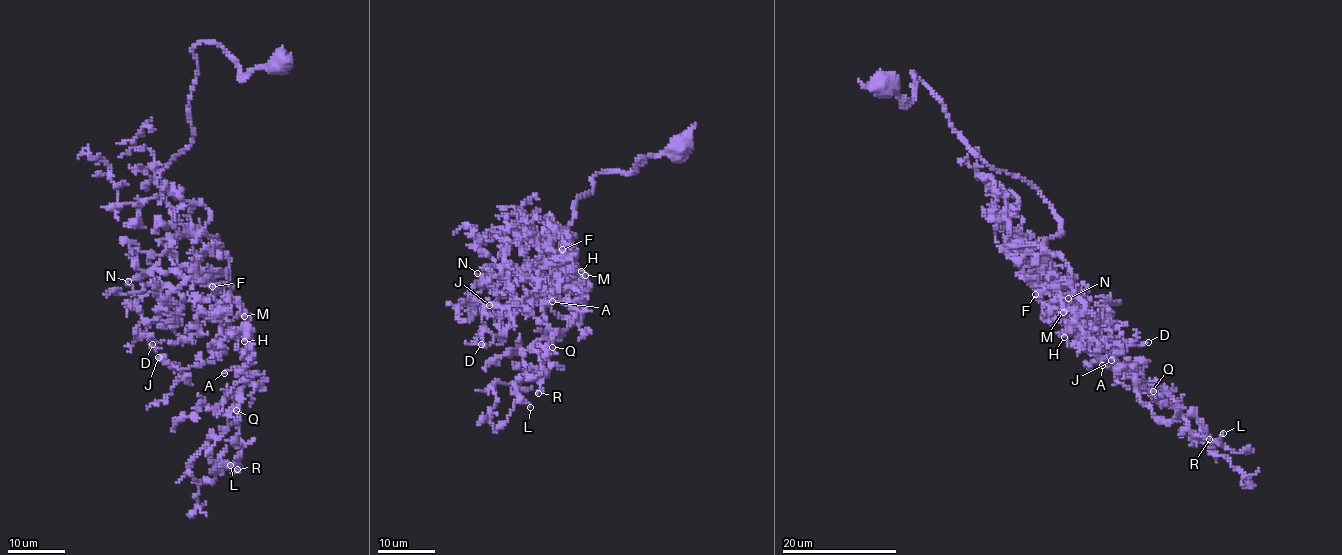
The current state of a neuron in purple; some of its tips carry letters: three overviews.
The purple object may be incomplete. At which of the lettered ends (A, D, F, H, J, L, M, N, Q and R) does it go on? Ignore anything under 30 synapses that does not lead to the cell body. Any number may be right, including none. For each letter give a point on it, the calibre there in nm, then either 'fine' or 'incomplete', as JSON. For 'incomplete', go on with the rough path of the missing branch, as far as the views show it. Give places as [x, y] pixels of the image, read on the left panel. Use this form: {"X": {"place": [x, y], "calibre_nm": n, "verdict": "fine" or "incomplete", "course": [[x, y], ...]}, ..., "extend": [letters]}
{"A": {"place": [224, 373], "calibre_nm": 170, "verdict": "incomplete", "course": [[224, 373], [214, 384], [206, 385], [209, 379], [220, 373], [222, 365]]}, "D": {"place": [152, 344], "calibre_nm": 190, "verdict": "fine"}, "F": {"place": [212, 286], "calibre_nm": 190, "verdict": "fine"}, "H": {"place": [244, 341], "calibre_nm": 190, "verdict": "fine"}, "J": {"place": [158, 357], "calibre_nm": 200, "verdict": "fine"}, "L": {"place": [230, 465], "calibre_nm": 200, "verdict": "fine"}, "M": {"place": [244, 316], "calibre_nm": 110, "verdict": "fine"}, "N": {"place": [128, 281], "calibre_nm": 170, "verdict": "fine"}, "Q": {"place": [236, 410], "calibre_nm": 170, "verdict": "fine"}, "R": {"place": [237, 469], "calibre_nm": 320, "verdict": "fine"}, "extend": ["A"]}

